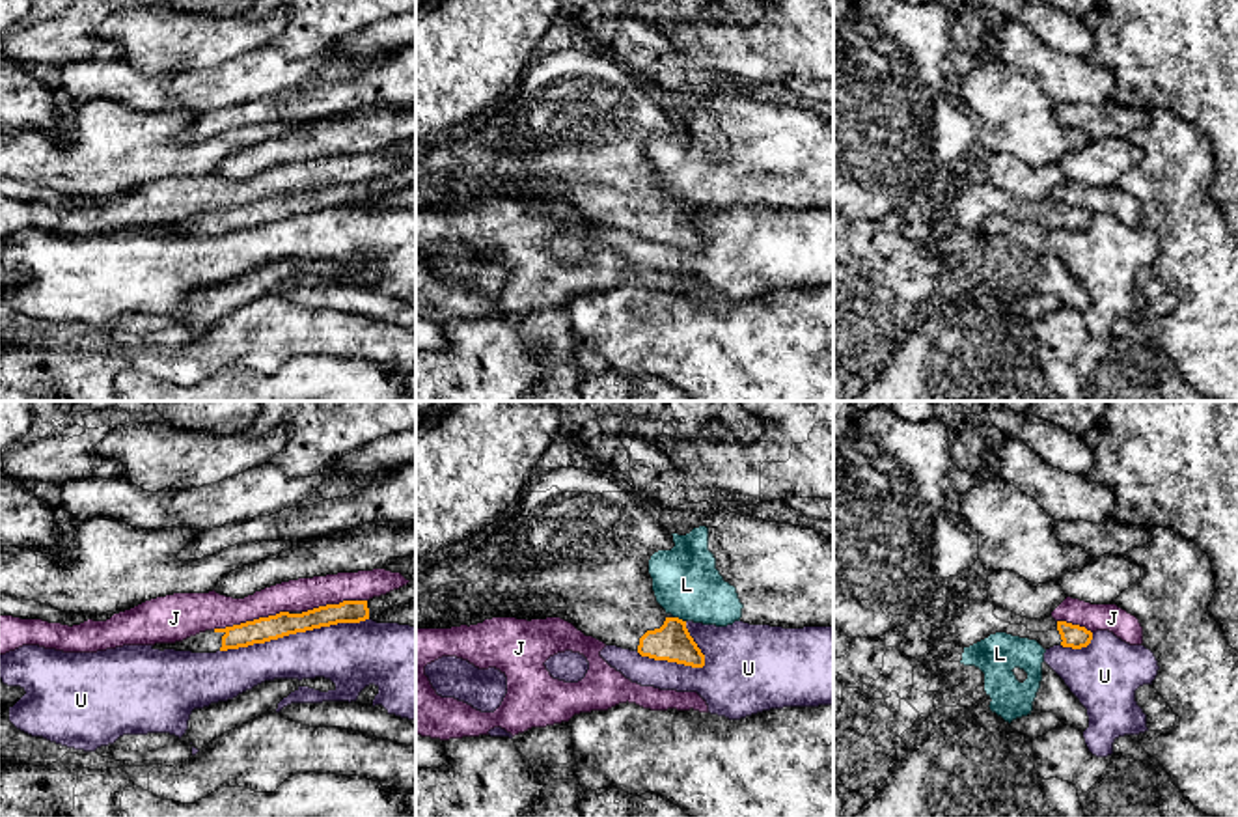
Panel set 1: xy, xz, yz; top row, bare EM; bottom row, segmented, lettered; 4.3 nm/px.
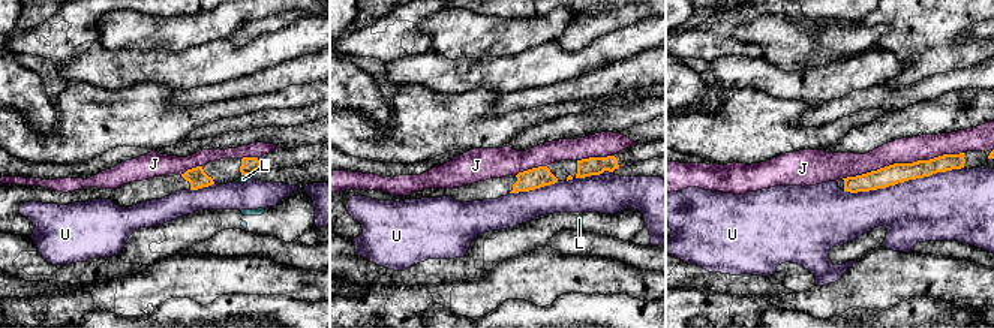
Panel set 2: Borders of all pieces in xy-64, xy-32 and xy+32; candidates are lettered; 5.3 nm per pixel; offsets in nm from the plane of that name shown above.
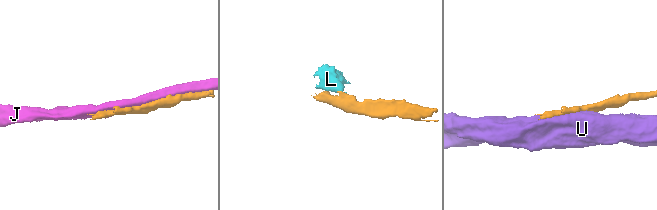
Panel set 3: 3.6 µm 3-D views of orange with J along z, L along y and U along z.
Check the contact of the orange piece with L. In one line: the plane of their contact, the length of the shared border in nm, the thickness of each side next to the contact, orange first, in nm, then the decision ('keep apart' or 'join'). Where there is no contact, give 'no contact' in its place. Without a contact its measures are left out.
xz | 60 nm | 170/300 nm | keep apart

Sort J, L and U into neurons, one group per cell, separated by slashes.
J / L / U

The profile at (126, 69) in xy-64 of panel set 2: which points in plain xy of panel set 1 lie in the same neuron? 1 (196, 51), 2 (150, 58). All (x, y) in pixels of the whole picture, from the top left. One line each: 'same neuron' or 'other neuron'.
1: other neuron
2: other neuron

